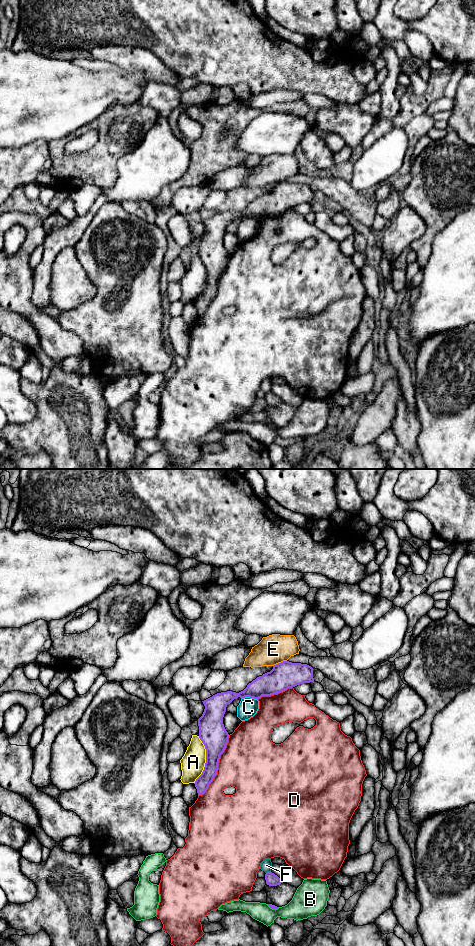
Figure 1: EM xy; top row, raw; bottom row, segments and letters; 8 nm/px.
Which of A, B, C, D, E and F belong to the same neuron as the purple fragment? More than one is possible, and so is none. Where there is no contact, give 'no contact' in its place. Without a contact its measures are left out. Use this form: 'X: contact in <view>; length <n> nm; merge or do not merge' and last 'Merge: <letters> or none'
A: contact in xy; length 380 nm; do not merge
B: contact in xy; length 110 nm; do not merge
C: contact in xy; length 140 nm; do not merge
D: contact in xy; length 550 nm; do not merge
E: contact in xy; length 120 nm; do not merge
F: contact in xy; length 50 nm; do not merge
Merge: none

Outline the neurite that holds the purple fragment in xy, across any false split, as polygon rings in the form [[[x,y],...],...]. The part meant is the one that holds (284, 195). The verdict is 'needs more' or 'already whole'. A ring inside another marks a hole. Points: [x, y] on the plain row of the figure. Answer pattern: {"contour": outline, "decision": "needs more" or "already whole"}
{"contour": [[[283,181],[270,192],[257,197],[239,212],[221,212],[202,221],[205,229],[198,239],[199,258],[206,269],[206,283],[202,294],[196,299],[198,316],[206,312],[217,295],[220,275],[228,263],[229,254],[223,244],[226,227],[234,219],[250,217],[259,219],[271,216],[303,203],[313,202],[313,188],[307,184]]], "decision": "already whole"}

